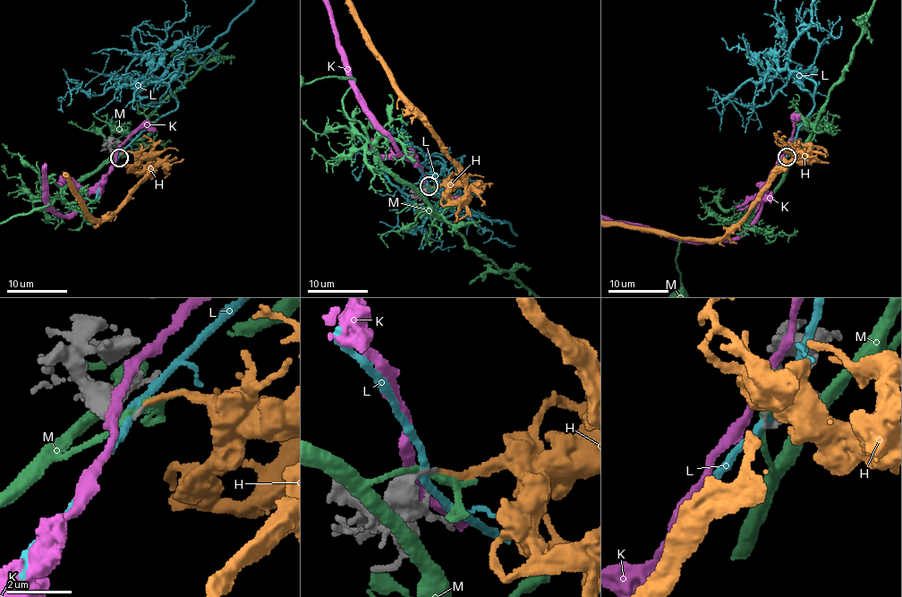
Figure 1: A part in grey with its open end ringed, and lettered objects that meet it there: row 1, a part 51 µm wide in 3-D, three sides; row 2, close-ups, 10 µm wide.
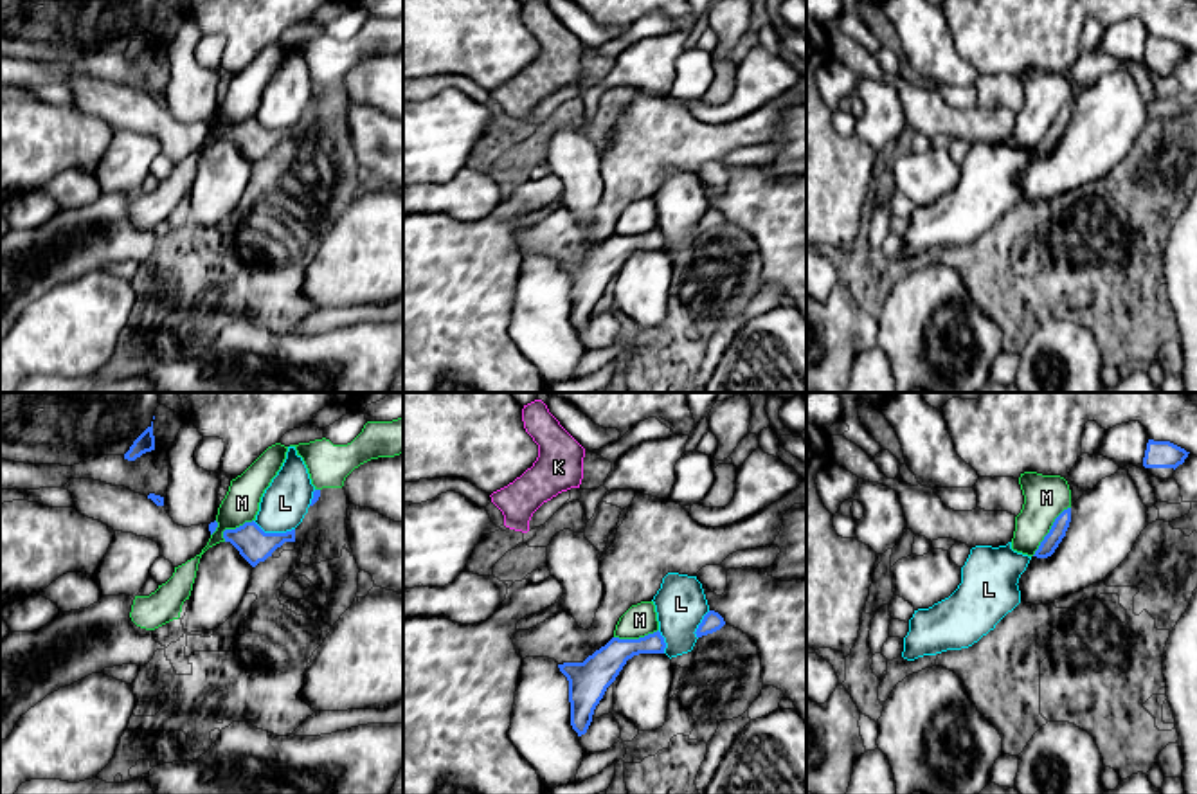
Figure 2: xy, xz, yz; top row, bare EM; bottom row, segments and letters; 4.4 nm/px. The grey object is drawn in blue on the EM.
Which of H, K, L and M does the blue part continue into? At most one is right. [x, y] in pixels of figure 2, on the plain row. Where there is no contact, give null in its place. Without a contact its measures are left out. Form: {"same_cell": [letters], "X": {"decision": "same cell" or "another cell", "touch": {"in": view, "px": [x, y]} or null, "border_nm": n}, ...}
{"same_cell": [], "H": {"decision": "another cell", "touch": null}, "K": {"decision": "another cell", "touch": null}, "L": {"decision": "another cell", "touch": {"in": "xy", "px": [274, 130]}, "border_nm": 200}, "M": {"decision": "another cell", "touch": {"in": "yz", "px": [1050, 126]}, "border_nm": 280}}

